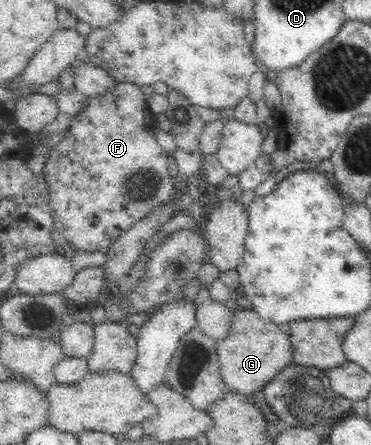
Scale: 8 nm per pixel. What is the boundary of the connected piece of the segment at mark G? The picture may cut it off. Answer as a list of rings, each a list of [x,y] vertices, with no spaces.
[[[239,308],[233,312],[228,335],[217,342],[217,354],[220,376],[229,392],[251,396],[263,391],[267,383],[280,373],[283,367],[293,363],[294,348],[290,343],[290,334],[282,331],[278,324],[260,318],[253,308]]]

